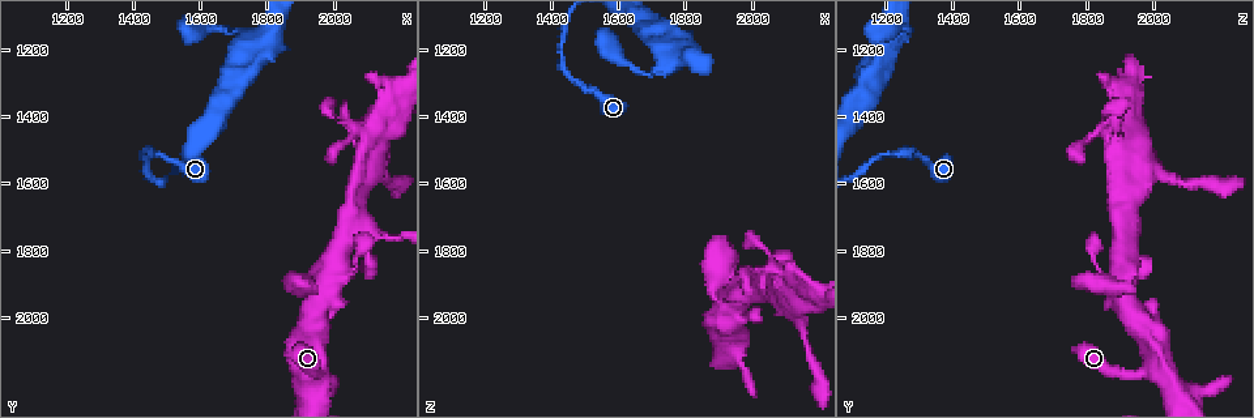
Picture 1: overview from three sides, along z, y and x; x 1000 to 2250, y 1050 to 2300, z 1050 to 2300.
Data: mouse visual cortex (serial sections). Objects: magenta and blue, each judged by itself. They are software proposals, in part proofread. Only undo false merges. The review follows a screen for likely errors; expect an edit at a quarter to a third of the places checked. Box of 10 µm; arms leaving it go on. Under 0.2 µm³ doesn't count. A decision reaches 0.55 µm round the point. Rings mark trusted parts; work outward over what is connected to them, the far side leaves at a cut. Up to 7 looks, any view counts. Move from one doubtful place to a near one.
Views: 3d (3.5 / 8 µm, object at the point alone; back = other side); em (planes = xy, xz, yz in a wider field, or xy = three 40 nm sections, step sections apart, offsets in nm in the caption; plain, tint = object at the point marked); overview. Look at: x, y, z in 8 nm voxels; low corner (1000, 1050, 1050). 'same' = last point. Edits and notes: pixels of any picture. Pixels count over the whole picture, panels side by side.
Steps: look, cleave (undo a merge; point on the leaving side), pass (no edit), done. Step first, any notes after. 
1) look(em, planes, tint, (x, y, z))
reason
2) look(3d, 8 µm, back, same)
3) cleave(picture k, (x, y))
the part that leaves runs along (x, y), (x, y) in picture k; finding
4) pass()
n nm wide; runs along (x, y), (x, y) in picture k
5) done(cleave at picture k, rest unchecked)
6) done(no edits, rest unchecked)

look(3d, 3.5 µm, (1750, 1160, 1240))
two arms in line, one across

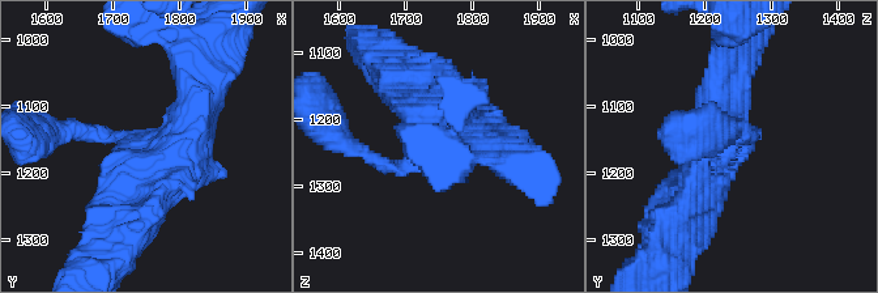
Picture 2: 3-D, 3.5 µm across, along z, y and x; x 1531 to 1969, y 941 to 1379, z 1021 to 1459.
look(em, xy, step 5, tint, (1755, 1165, 1235))
need the tissue

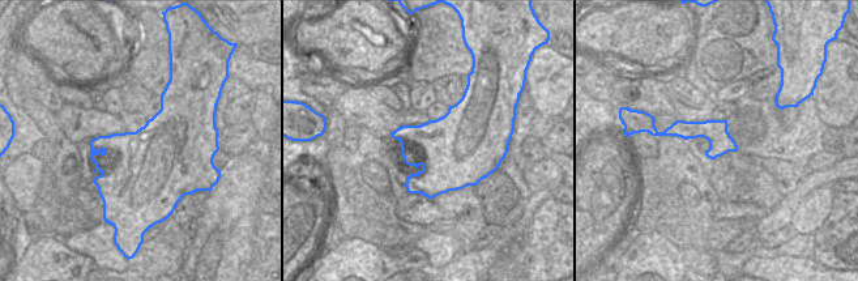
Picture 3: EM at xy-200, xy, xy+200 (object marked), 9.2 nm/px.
look(em, xy, step 2, tint, same)

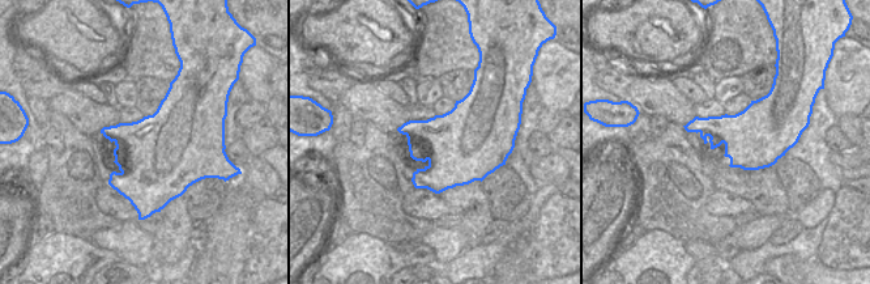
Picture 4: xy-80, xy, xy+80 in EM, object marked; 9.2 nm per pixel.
pass()
700 nm wide; runs along (676, 226), (712, 162), (750, 135) in picture 2; one cell here

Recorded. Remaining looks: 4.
look(3d, 3.5 µm, (2100, 1750, 1930))
small branch off a trunk

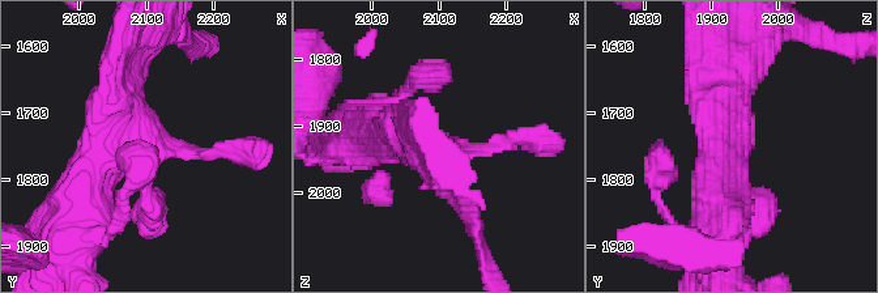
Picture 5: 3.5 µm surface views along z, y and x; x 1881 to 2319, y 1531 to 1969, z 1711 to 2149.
look(em, planes, tint, same)
shape alone is not enough

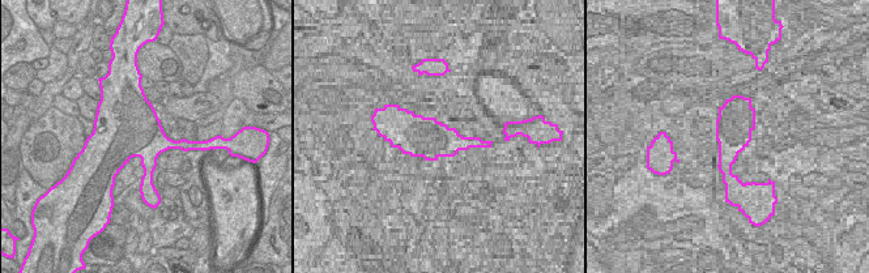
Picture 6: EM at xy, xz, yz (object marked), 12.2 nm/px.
pass()
750 nm wide; runs along (79, 213), (123, 141), (131, 56) in picture 5; continuous, no second cell

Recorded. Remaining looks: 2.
look(3d, 3.5 µm, back, (2110, 1460, 1890))
thick turns thin

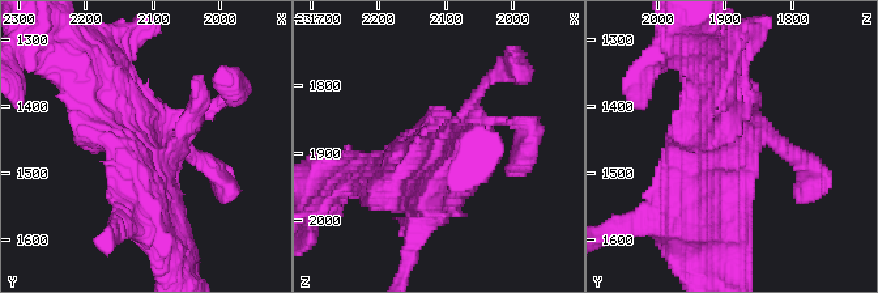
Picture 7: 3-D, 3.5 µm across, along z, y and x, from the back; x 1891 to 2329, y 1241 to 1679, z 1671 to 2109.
pass()
runs along (148, 207), (148, 143), (216, 106) in picture 7; continuous, no second cell

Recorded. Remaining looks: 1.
done(no edits, rest unchecked)

